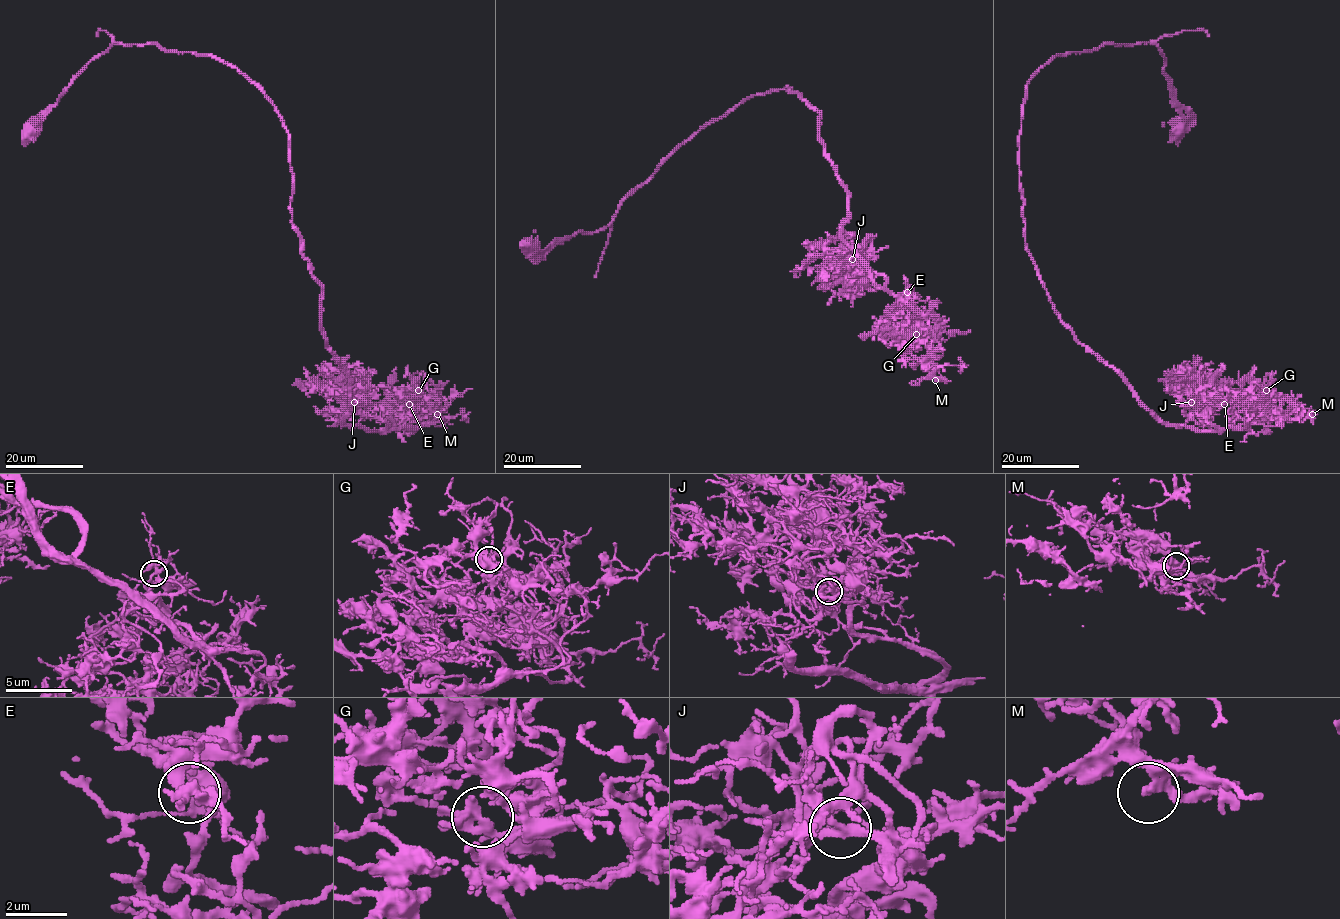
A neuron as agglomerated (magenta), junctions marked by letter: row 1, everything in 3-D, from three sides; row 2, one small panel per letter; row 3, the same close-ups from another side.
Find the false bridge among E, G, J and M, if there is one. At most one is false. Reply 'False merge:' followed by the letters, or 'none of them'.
False merge: none of them

